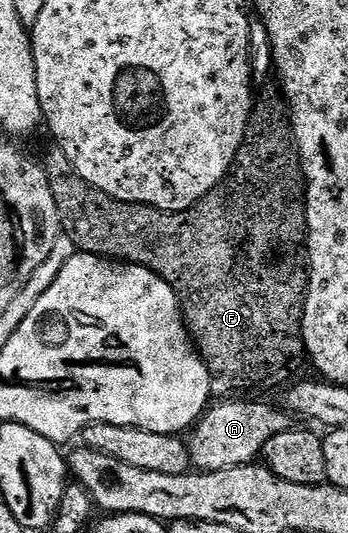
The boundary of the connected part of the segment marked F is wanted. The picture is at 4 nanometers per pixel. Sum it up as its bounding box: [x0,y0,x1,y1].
[43,89,309,400]

